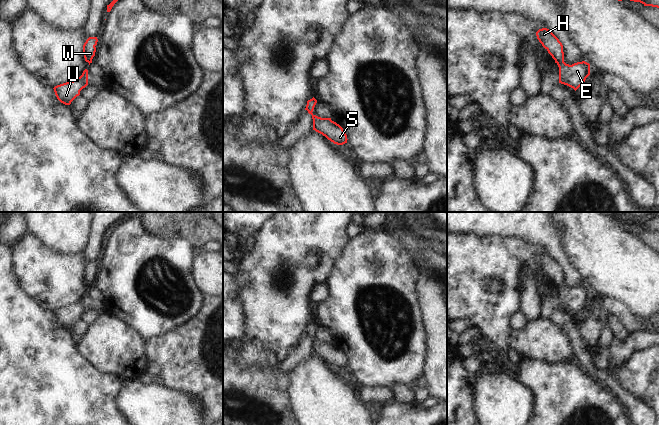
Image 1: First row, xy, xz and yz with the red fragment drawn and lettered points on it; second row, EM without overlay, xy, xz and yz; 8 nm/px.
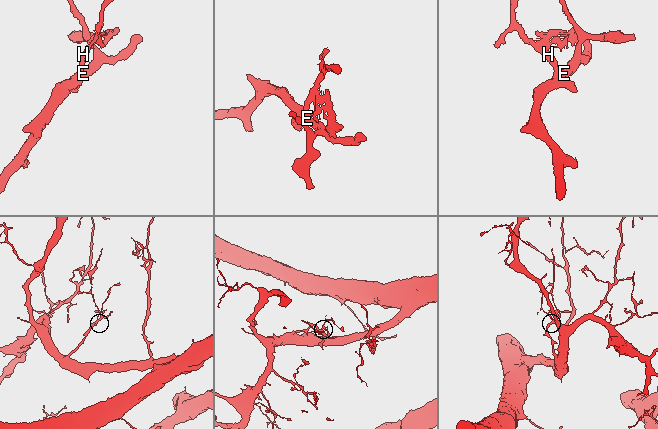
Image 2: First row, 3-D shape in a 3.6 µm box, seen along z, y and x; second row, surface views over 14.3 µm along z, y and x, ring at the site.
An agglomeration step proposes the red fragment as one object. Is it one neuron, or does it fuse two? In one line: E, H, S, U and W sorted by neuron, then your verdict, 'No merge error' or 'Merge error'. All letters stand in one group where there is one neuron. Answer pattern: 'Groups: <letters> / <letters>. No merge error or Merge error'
Groups: E H S U W. No merge error

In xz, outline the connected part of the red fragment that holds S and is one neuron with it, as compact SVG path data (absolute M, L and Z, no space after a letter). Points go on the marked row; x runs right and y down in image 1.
M313 97L307 101L305 108L312 115L313 130L322 134L334 144L343 145L347 143L347 135L339 124L332 121L331 118L321 118L312 113L316 103L317 100Z

